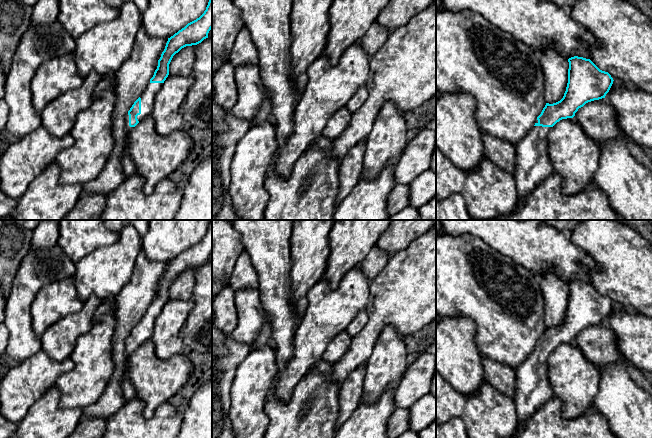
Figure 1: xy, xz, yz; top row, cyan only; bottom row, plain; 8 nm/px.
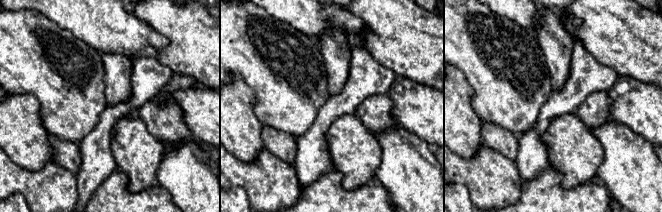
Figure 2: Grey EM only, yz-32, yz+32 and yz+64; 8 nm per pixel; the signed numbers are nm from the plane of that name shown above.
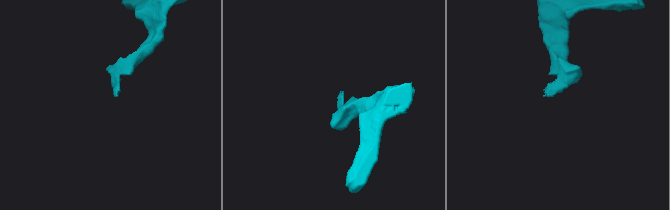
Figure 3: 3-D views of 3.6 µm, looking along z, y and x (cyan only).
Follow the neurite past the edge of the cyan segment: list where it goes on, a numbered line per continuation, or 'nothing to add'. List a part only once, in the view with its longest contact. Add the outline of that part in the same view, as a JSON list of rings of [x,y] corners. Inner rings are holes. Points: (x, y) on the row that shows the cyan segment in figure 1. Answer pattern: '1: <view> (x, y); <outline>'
1: xy (147, 97); [[[149,83],[141,94],[141,114],[137,116],[139,122],[151,114],[154,107],[155,96],[162,85],[163,83]]]

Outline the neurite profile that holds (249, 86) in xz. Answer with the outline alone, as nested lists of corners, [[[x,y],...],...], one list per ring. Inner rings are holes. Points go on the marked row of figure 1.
[[[258,64],[235,67],[238,97],[229,111],[233,116],[251,122],[263,100],[263,86]]]

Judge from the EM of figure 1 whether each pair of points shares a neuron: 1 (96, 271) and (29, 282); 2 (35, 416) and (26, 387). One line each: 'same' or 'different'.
1: different
2: different

